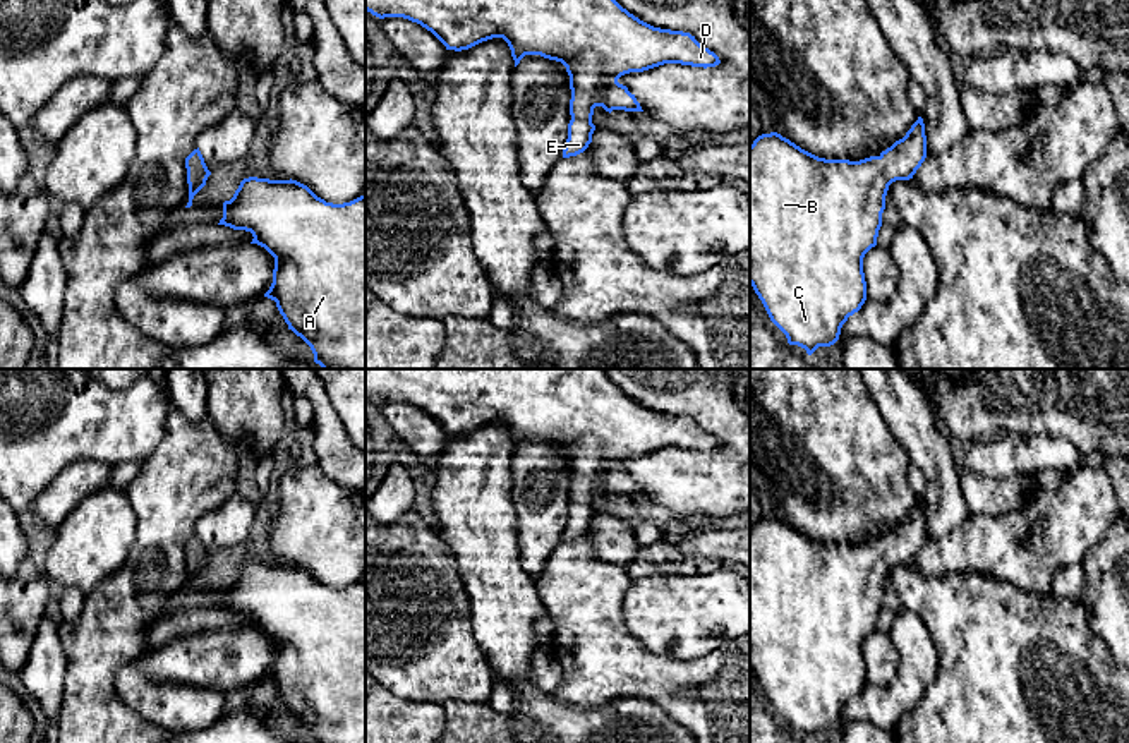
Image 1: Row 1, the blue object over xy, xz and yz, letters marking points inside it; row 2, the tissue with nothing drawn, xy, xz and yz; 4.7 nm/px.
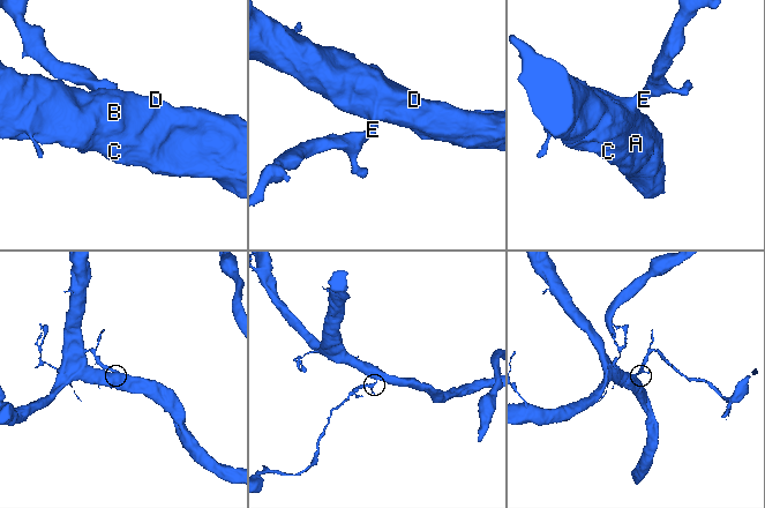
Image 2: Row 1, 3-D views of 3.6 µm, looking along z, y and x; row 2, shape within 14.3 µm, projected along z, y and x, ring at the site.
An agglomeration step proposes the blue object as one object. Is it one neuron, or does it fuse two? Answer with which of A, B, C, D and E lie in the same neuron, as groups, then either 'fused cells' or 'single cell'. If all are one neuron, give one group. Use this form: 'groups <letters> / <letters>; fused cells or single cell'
groups A B C D E; single cell

